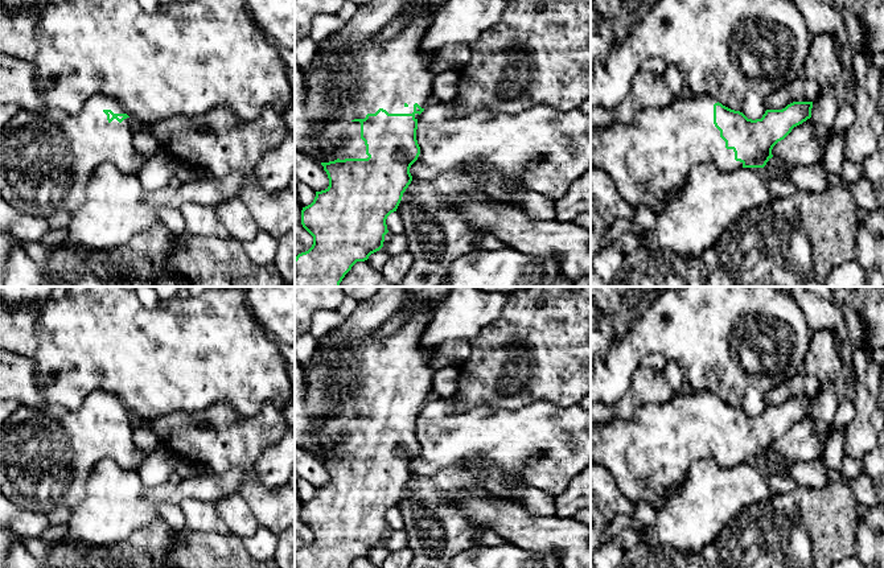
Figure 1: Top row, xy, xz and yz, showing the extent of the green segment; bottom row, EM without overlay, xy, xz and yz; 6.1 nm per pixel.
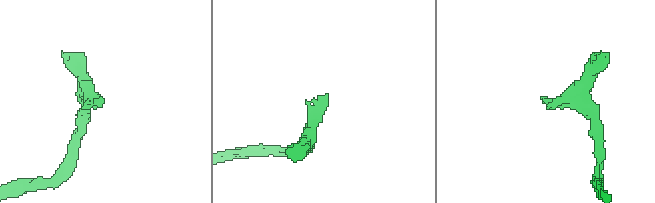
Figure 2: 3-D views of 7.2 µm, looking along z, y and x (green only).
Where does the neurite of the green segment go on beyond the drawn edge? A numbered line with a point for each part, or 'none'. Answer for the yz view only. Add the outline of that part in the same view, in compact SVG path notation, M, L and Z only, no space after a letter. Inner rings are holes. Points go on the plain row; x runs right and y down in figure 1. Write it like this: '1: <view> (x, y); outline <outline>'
1: yz (650, 453); outline M711 392L677 394L665 404L640 407L632 419L614 417L591 428L591 462L605 466L633 505L645 501L661 509L667 493L688 477L694 462L712 458L723 468L743 464L714 420L715 399L718 396Z

